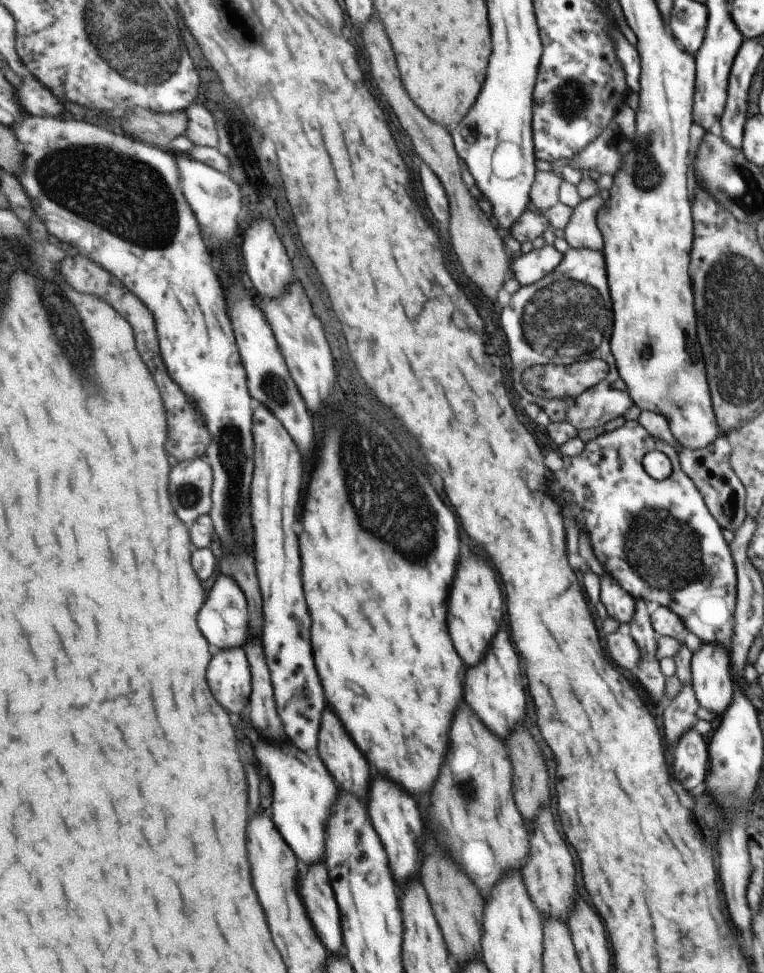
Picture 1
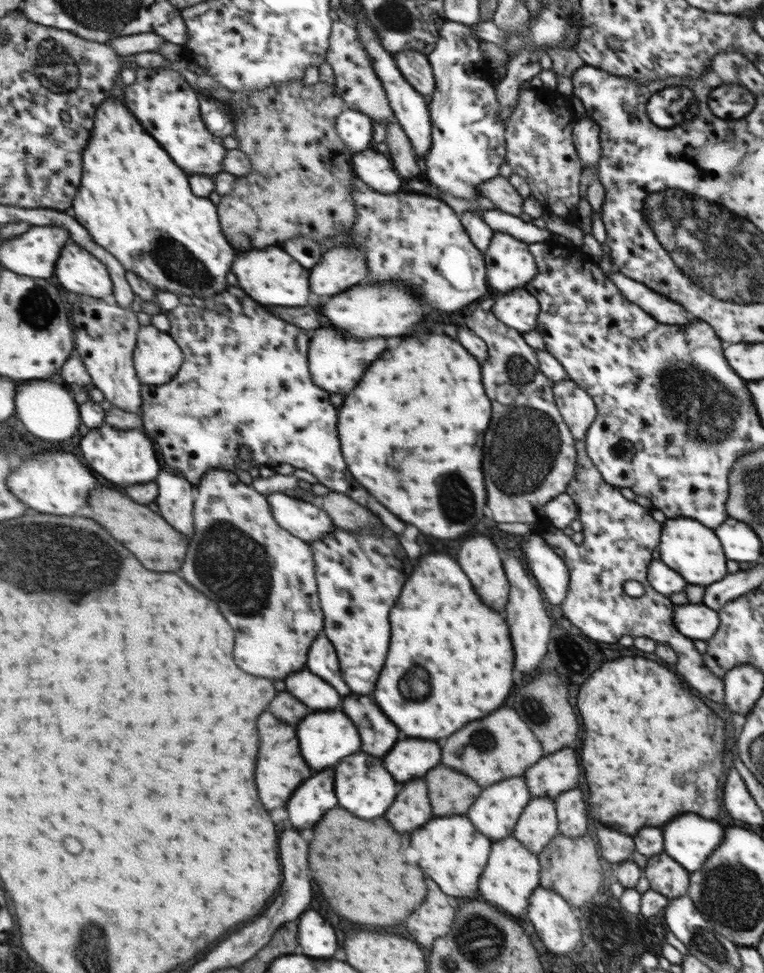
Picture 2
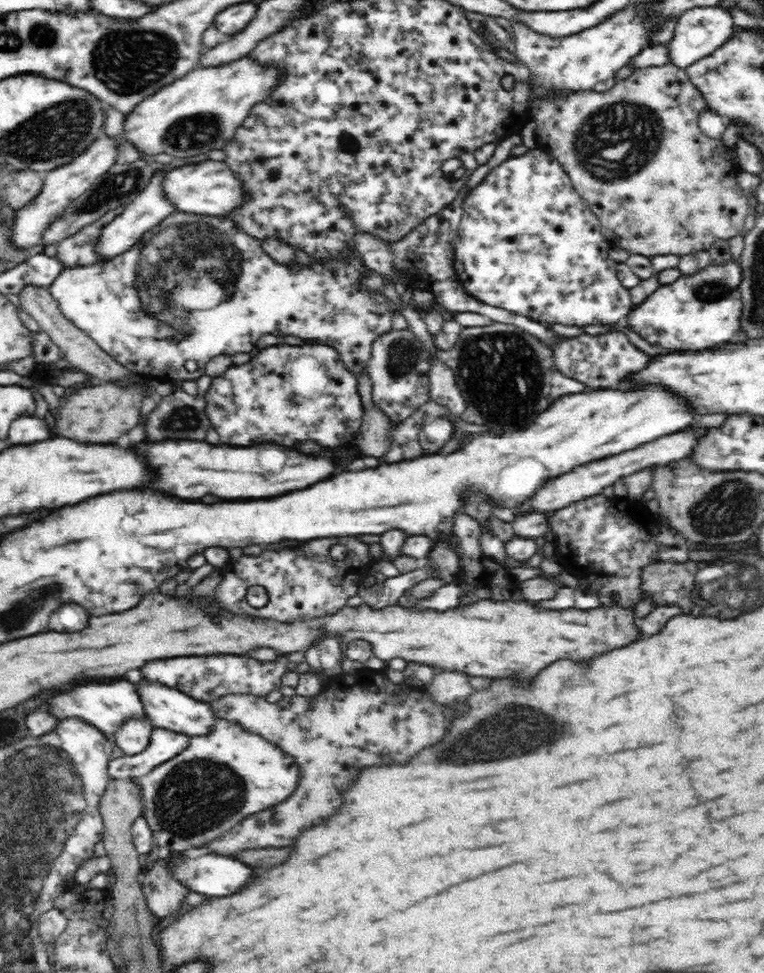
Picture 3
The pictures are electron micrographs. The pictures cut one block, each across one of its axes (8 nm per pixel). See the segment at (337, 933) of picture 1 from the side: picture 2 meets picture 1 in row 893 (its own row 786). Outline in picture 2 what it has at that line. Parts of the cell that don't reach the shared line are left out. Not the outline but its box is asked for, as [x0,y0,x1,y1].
[289,768,337,830]

